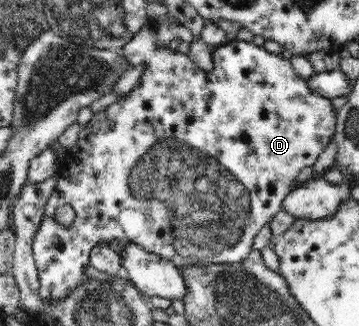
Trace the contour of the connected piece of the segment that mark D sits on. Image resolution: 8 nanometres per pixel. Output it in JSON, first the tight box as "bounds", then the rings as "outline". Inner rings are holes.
{"bounds":[32,24,337,306],"outline":[[[146,24],[137,32],[121,49],[121,56],[132,65],[132,67],[144,67],[144,71],[138,78],[135,87],[125,93],[123,98],[110,104],[100,113],[94,113],[87,125],[79,132],[78,139],[72,148],[66,152],[66,157],[60,161],[59,173],[54,192],[50,194],[48,202],[44,206],[44,216],[32,243],[35,266],[39,273],[39,299],[44,306],[54,306],[62,302],[64,298],[70,298],[74,290],[86,281],[92,281],[86,275],[86,268],[90,266],[91,250],[100,242],[102,245],[111,242],[126,242],[140,245],[142,249],[164,258],[175,264],[182,270],[186,266],[210,266],[210,264],[230,264],[242,262],[249,257],[253,249],[253,238],[265,225],[269,224],[275,214],[282,208],[282,201],[289,194],[295,184],[296,176],[306,166],[313,166],[319,154],[334,139],[337,113],[332,107],[329,98],[312,92],[312,89],[295,72],[290,62],[280,54],[266,51],[264,47],[254,45],[251,41],[234,39],[225,44],[216,46],[212,52],[212,63],[214,68],[210,71],[200,70],[194,65],[191,55],[174,51],[168,45],[158,44],[154,28]],[[70,204],[76,212],[74,222],[66,228],[62,224],[56,224],[54,212],[58,206]]]}

